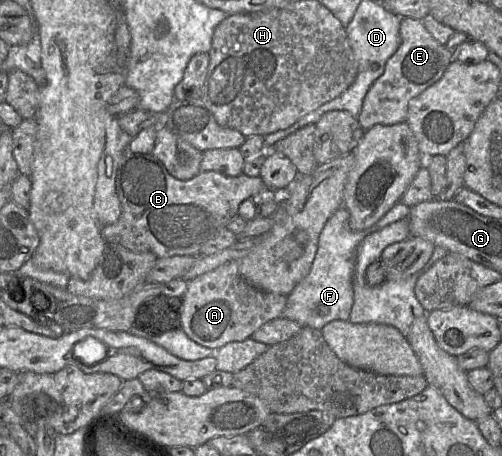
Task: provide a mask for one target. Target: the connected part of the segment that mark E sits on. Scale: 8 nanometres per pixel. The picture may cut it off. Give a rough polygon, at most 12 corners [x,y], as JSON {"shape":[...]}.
{"shape":[[405,17],[400,45],[366,93],[364,131],[406,121],[409,101],[453,58]]}

